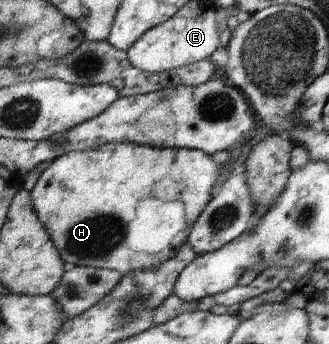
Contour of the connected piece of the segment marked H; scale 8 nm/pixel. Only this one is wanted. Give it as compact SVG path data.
M106 143L96 149L72 151L51 161L45 169L30 195L31 208L38 215L40 223L48 231L48 237L58 249L62 261L67 266L86 266L89 268L106 268L126 274L128 271L154 269L176 255L180 247L180 239L174 241L172 249L166 247L160 253L136 253L124 247L122 239L128 221L134 217L134 207L142 199L160 199L160 201L181 201L186 211L186 223L192 226L200 212L208 205L214 195L212 187L216 185L216 177L220 177L220 160L218 156L206 155L203 151L191 149L174 149L150 147L140 143Z

